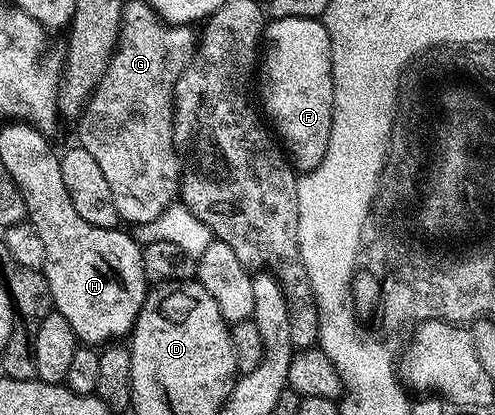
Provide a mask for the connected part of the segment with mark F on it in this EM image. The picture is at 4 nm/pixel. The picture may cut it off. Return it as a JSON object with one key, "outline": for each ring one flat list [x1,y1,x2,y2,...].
{"outline":[[308,17,271,19,264,28,264,51,260,56,256,80,259,85,262,83,261,111,267,117,270,115,274,119,272,128,281,147,288,153,289,159,299,173,311,172,324,158,324,150,328,150,328,138,332,138,332,114,334,113,332,46,325,23,321,19]]}

